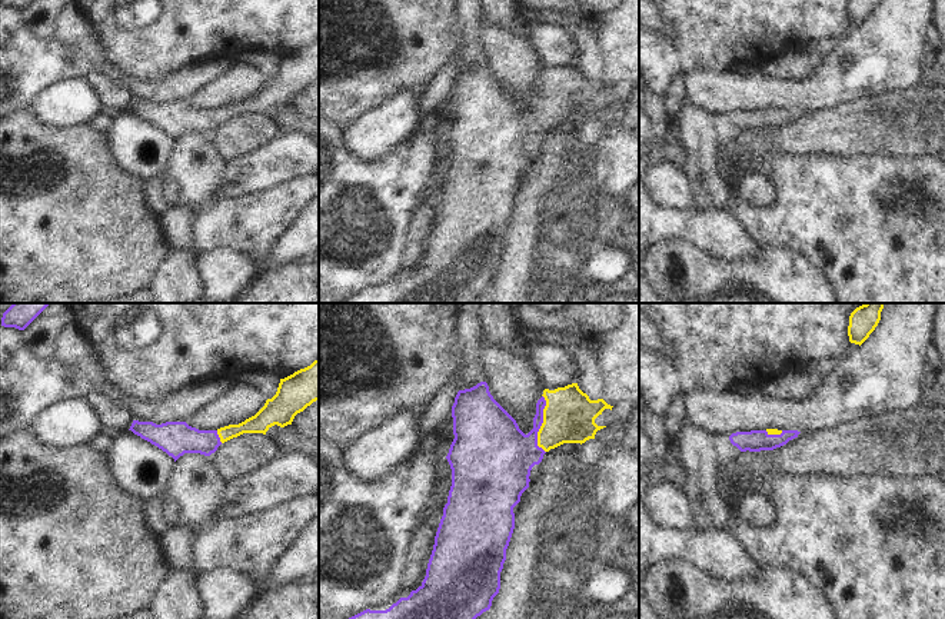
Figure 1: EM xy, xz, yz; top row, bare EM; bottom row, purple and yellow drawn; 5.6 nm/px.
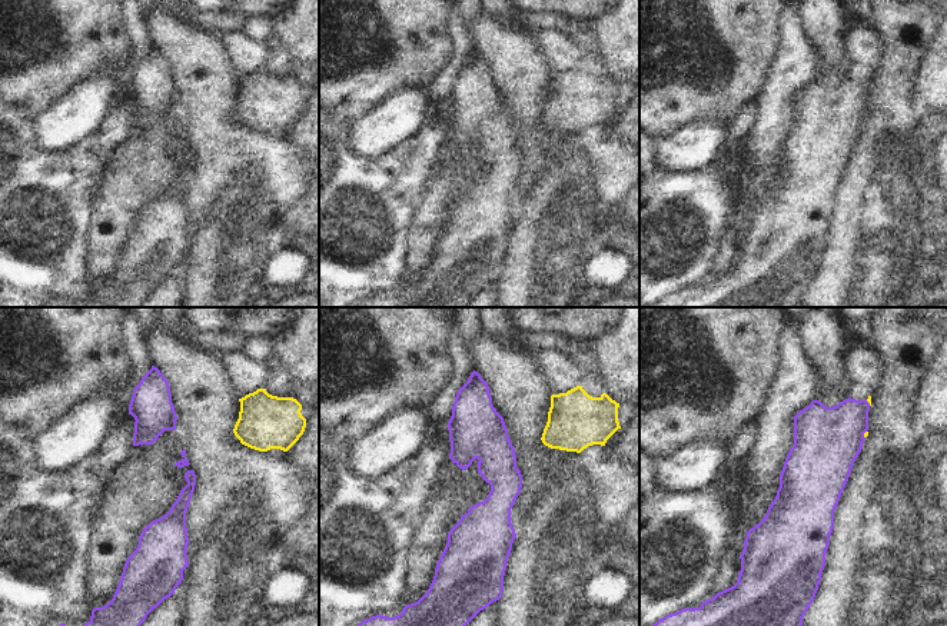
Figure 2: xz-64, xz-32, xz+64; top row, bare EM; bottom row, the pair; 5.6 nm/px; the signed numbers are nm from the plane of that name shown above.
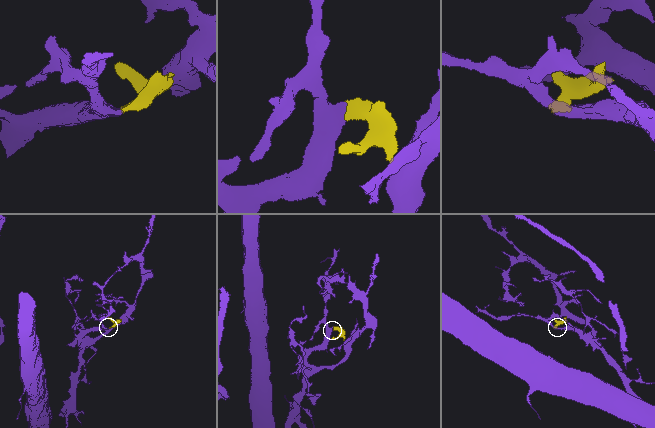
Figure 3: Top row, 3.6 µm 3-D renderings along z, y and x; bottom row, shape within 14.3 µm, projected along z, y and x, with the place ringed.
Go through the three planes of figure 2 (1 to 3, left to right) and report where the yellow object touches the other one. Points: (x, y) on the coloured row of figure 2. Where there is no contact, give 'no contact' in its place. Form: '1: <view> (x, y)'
1: no contact
2: no contact
3: xz+64 (863, 435)

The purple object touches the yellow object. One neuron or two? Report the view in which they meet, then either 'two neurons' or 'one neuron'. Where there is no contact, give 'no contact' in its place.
contact in xz; one neuron

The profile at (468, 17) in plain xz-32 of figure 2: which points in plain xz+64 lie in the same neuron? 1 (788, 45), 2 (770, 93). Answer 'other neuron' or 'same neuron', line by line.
1: same neuron
2: same neuron

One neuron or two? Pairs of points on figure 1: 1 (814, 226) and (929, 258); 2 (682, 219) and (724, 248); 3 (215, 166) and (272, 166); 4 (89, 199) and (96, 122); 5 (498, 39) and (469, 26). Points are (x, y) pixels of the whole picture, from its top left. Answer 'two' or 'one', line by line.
1: one
2: one
3: two
4: two
5: two

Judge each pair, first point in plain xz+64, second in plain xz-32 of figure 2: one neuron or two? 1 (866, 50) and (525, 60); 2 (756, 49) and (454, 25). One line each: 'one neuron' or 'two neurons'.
1: two neurons
2: two neurons

